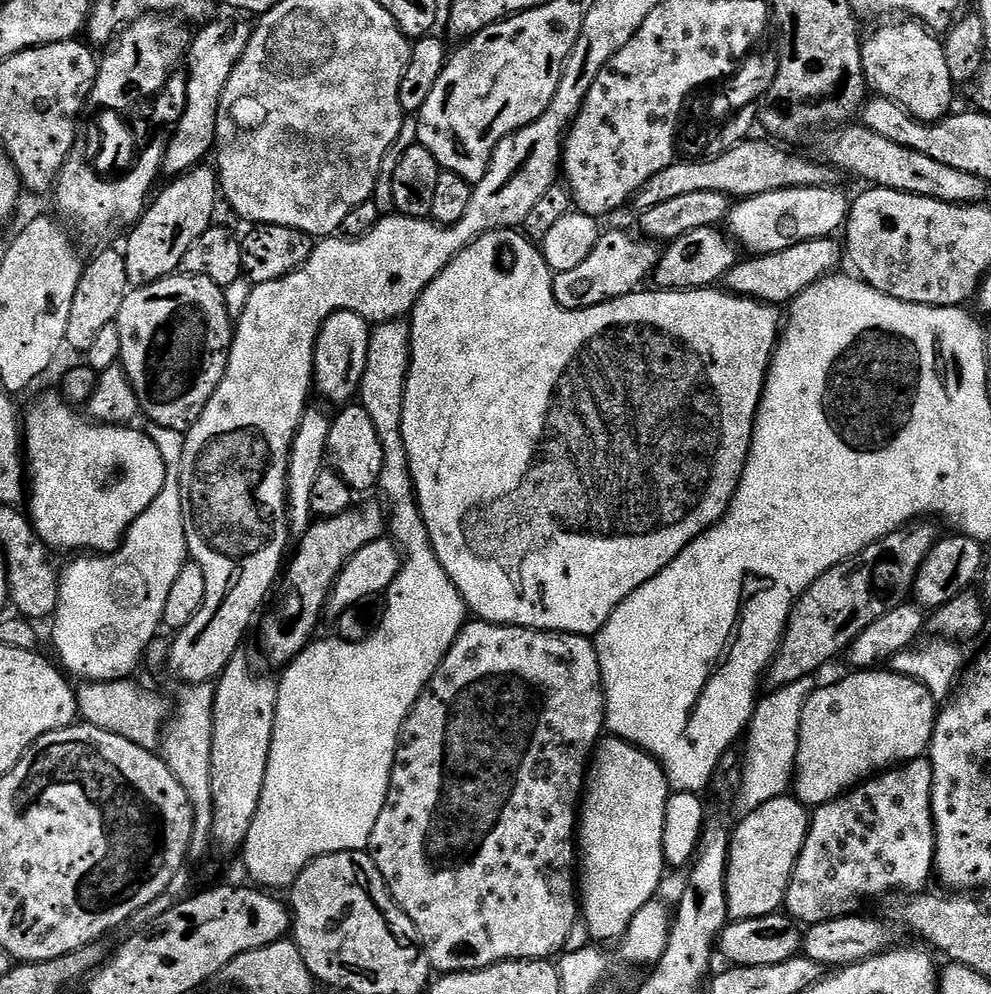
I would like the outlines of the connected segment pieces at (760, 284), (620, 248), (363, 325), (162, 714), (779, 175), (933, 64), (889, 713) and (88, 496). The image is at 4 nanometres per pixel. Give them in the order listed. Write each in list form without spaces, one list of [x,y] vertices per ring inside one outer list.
[[[832,238],[807,240],[798,242],[798,246],[790,246],[786,250],[778,250],[765,256],[752,254],[747,258],[737,259],[735,266],[724,276],[723,287],[733,296],[744,296],[748,300],[758,300],[762,304],[773,306],[787,305],[798,294],[814,286],[814,282],[833,275],[839,269],[836,267],[840,264],[840,256],[842,260],[842,248],[836,242]]]
[[[605,231],[586,262],[581,262],[574,270],[555,273],[552,285],[558,306],[566,310],[582,310],[637,291],[643,285],[640,283],[655,273],[662,252],[653,241],[636,236],[628,232]]]
[[[335,312],[318,334],[312,367],[314,388],[335,406],[344,406],[357,399],[362,374],[366,370],[369,335],[369,321],[358,312]]]
[[[135,679],[127,680],[107,680],[106,682],[84,682],[79,685],[76,697],[76,707],[83,723],[93,724],[102,730],[110,730],[130,742],[134,742],[143,748],[153,750],[161,747],[165,736],[166,725],[170,720],[170,704],[160,696],[155,696],[152,692],[147,692],[140,684],[135,684]]]
[[[756,139],[743,140],[738,146],[734,146],[734,150],[726,150],[716,156],[699,158],[700,160],[677,159],[670,166],[666,166],[666,170],[654,174],[654,178],[650,178],[650,182],[646,182],[646,186],[636,192],[635,211],[642,213],[670,198],[678,198],[681,194],[695,194],[701,190],[714,190],[730,198],[743,198],[787,188],[830,188],[839,185],[841,173],[832,165],[791,156],[790,153],[775,148],[780,146],[767,139]]]
[[[904,18],[901,21],[901,24],[884,24],[881,28],[874,29],[869,36],[867,33],[863,37],[860,53],[862,54],[864,79],[877,97],[894,102],[899,108],[905,108],[909,116],[915,120],[921,120],[923,124],[934,124],[953,111],[954,85],[950,69],[946,67],[944,46],[941,37],[925,28],[919,20]]]
[[[856,670],[834,686],[819,688],[802,710],[794,773],[796,799],[805,806],[819,806],[879,773],[921,759],[928,751],[937,715],[938,702],[926,686],[891,670]]]
[[[59,395],[40,396],[28,408],[28,413],[22,416],[22,440],[26,445],[26,468],[30,473],[30,500],[32,496],[32,512],[30,519],[32,527],[42,538],[42,542],[47,544],[49,549],[60,552],[72,552],[77,550],[91,550],[96,554],[107,554],[117,549],[121,545],[121,540],[128,532],[131,524],[150,506],[164,484],[167,482],[167,468],[163,464],[162,456],[158,452],[158,447],[151,441],[147,433],[136,426],[117,426],[115,424],[97,424],[89,422],[83,415],[79,416],[75,407],[62,402]]]

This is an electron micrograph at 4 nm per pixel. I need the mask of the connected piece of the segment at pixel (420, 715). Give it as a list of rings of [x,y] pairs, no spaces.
[[[477,619],[465,623],[454,642],[454,646],[446,654],[442,666],[438,666],[434,678],[430,678],[430,682],[424,687],[424,693],[420,695],[418,702],[412,707],[412,713],[408,715],[408,721],[404,723],[404,728],[400,731],[400,746],[396,750],[396,761],[392,767],[388,797],[384,803],[382,814],[378,814],[378,822],[374,822],[374,834],[370,834],[370,842],[367,846],[372,861],[378,866],[382,878],[388,884],[390,894],[396,900],[396,905],[414,922],[420,935],[420,942],[437,973],[473,972],[474,970],[489,968],[491,964],[500,964],[504,960],[547,960],[555,957],[563,949],[566,937],[570,934],[570,926],[574,926],[574,922],[578,919],[578,880],[574,875],[578,868],[578,844],[576,841],[578,836],[578,809],[582,803],[592,754],[596,751],[596,746],[600,743],[605,732],[606,709],[602,670],[598,662],[596,645],[589,637],[576,636],[572,632],[542,632],[539,628],[511,628],[508,624],[488,624],[485,620]]]

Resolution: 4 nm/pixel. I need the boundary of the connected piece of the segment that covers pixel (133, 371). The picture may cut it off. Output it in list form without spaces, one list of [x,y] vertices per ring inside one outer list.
[[[177,274],[153,284],[132,288],[118,310],[118,335],[122,338],[120,363],[126,370],[140,403],[140,411],[154,424],[187,433],[198,422],[202,410],[210,402],[214,390],[222,382],[228,365],[228,351],[232,348],[234,321],[226,310],[224,289],[210,278]]]

